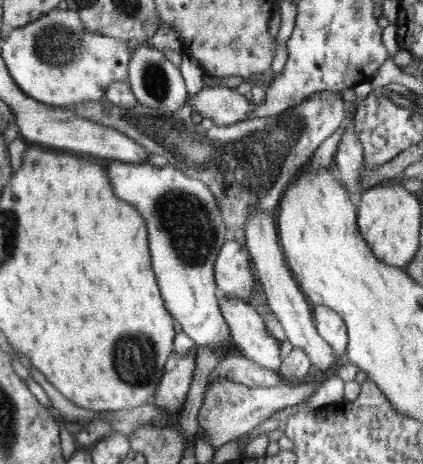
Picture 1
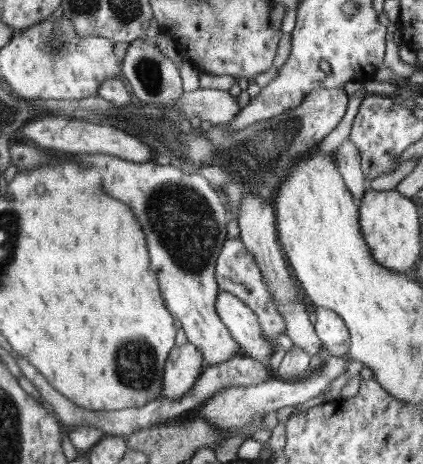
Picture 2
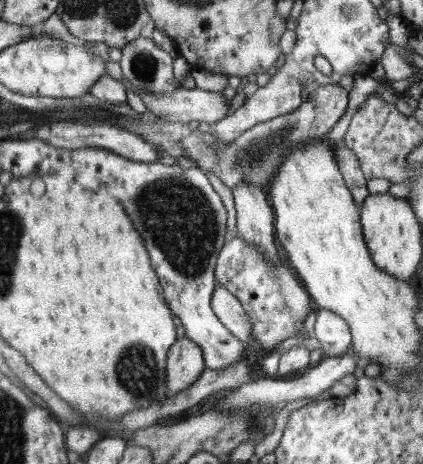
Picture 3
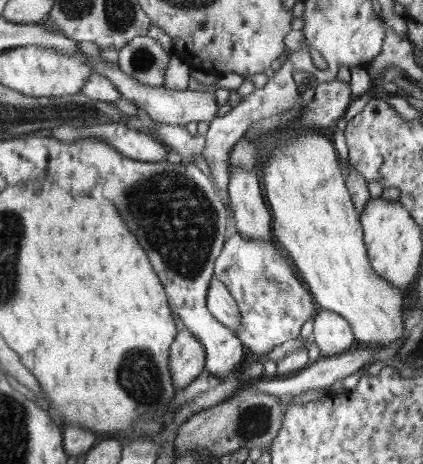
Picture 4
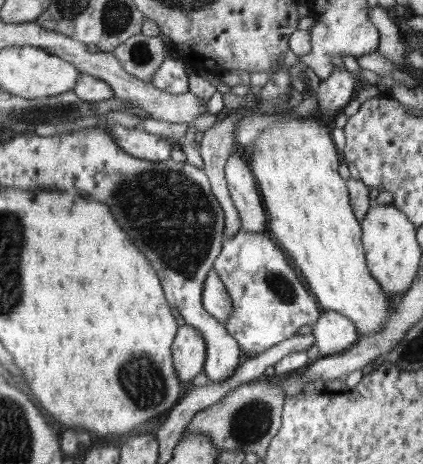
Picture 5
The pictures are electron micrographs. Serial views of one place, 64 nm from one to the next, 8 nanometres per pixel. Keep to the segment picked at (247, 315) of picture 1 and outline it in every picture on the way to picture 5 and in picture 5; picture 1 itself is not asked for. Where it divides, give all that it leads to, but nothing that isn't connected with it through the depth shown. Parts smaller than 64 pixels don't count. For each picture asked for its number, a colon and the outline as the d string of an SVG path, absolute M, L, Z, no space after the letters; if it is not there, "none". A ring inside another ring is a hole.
2: M227 292L215 294L213 308L217 318L227 326L229 336L241 348L241 354L247 354L247 358L253 358L267 366L267 360L275 352L275 346L259 336L259 322L251 310Z
3: M217 282L213 284L213 294L209 300L209 308L213 312L213 316L229 330L231 336L235 336L245 348L251 350L251 342L249 342L249 318L243 312L241 304L229 294L229 290L221 288Z
4: M211 276L207 290L205 290L205 308L215 320L225 324L231 332L237 330L237 326L241 322L237 306L233 302L233 298L229 296L229 290L225 290L225 286L215 276Z
5: M211 268L211 270L207 272L207 276L205 276L205 282L203 282L203 286L201 286L201 298L199 298L199 302L201 302L201 308L203 308L213 320L219 320L219 322L227 320L229 308L231 308L229 296L227 296L225 286L219 282L217 272L215 272L213 268Z

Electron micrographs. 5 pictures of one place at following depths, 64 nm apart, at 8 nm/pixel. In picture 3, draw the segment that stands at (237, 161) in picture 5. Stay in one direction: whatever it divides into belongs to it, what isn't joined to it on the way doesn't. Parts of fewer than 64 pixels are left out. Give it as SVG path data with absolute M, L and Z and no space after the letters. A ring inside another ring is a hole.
M245 178L237 182L231 190L233 206L235 206L235 228L237 236L247 244L253 244L267 252L271 260L277 260L275 252L275 216L269 206L265 190L255 182L247 182Z

